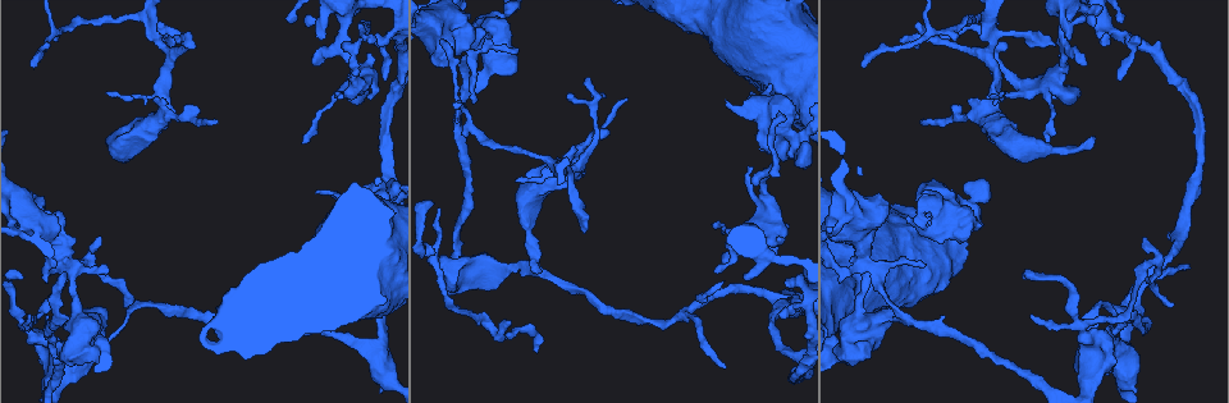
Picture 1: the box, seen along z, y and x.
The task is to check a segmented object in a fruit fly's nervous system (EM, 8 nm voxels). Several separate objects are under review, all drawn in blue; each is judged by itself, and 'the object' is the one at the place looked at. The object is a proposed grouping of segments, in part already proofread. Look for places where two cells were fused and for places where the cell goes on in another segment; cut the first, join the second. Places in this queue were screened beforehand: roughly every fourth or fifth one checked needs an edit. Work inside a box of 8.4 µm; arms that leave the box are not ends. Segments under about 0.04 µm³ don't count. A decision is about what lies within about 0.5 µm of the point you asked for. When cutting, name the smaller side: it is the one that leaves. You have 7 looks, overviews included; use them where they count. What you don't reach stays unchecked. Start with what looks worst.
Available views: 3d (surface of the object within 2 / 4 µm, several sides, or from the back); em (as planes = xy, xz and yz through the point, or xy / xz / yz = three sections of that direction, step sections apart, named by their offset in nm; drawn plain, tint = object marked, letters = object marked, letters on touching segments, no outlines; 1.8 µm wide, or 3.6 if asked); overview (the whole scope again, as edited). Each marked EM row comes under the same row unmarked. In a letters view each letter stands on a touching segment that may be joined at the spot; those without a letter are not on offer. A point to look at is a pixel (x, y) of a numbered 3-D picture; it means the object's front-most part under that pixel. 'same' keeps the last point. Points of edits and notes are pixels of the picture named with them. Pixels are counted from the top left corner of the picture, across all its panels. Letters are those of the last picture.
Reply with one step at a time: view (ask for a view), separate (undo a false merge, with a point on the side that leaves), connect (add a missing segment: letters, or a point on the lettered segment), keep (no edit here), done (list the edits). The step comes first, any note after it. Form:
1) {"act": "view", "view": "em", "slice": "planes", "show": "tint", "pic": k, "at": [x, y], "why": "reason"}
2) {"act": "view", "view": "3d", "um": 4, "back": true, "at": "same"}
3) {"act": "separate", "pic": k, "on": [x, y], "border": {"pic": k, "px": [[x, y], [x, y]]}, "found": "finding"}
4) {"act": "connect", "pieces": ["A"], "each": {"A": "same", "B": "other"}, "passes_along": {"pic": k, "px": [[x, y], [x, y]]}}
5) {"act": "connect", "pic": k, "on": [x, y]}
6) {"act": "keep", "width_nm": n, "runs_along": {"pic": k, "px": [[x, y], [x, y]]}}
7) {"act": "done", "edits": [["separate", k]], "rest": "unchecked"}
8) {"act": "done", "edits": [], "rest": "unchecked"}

{"act": "view", "view": "em", "slice": "xz", "step": 4, "show": "tint", "pic": 1, "at": [864, 250], "why": "sudden change in width"}

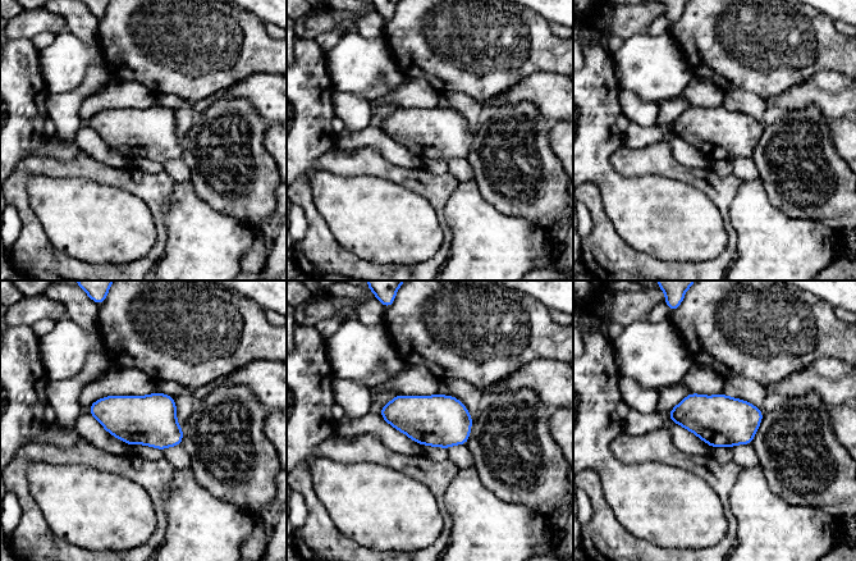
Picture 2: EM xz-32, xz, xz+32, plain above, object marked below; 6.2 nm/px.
{"act": "view", "view": "em", "slice": "planes", "show": "tint", "at": "same"}

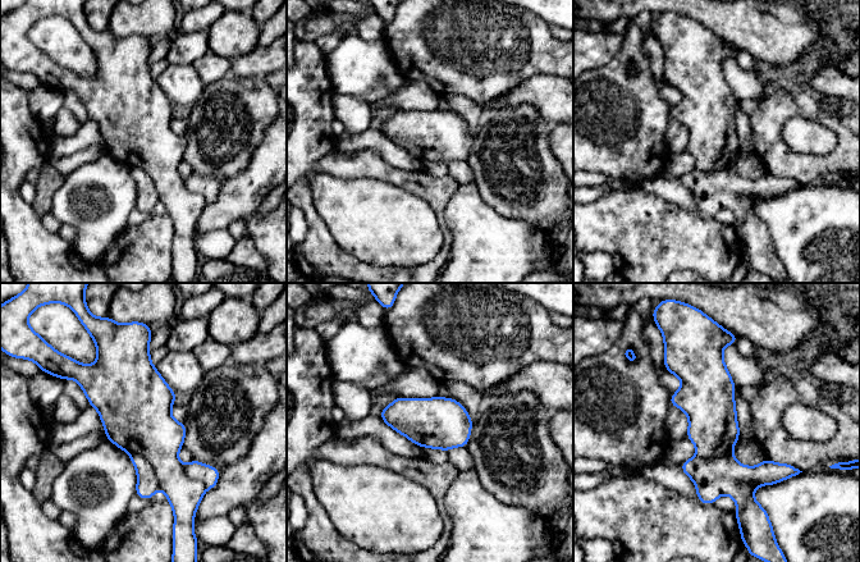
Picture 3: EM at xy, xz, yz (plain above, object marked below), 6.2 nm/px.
{"act": "view", "view": "em", "slice": "planes", "show": "letters", "at": "same", "why": "what lies round it"}

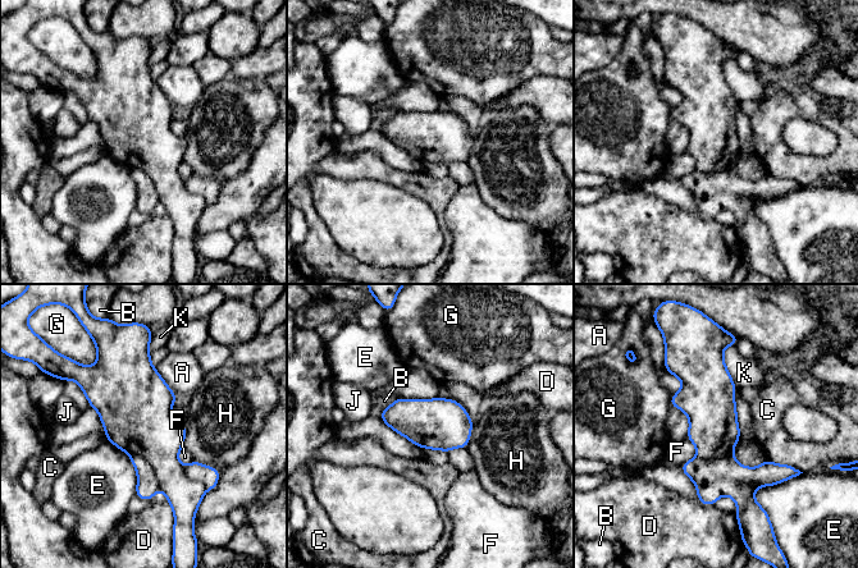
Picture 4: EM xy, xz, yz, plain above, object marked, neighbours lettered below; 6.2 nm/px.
{"act": "separate", "pic": 4, "on": [146, 429], "width_nm": 320, "longest_contact_nm": ["E", 400], "each": {"A": "other", "B": "other", "C": "other", "D": "other", "E": "other", "F": "other", "G": "other", "H": "other", "J": "other", "K": "other"}, "found": "two cells meet here"}

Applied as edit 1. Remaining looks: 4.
{"act": "view", "view": "overview"}

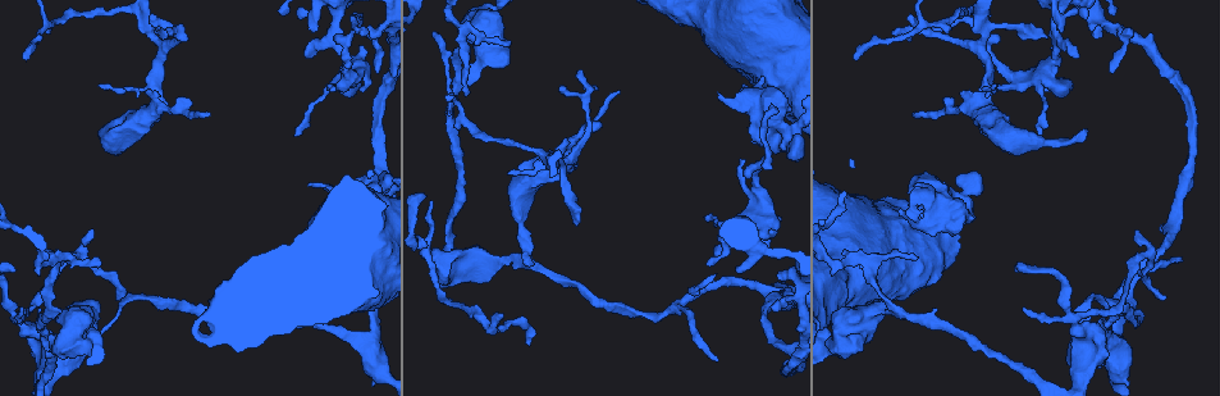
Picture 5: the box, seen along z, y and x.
{"act": "view", "view": "em", "slice": "xy", "step": 8, "show": "tint", "pic": 5, "at": [1055, 59], "why": "sharp bend"}

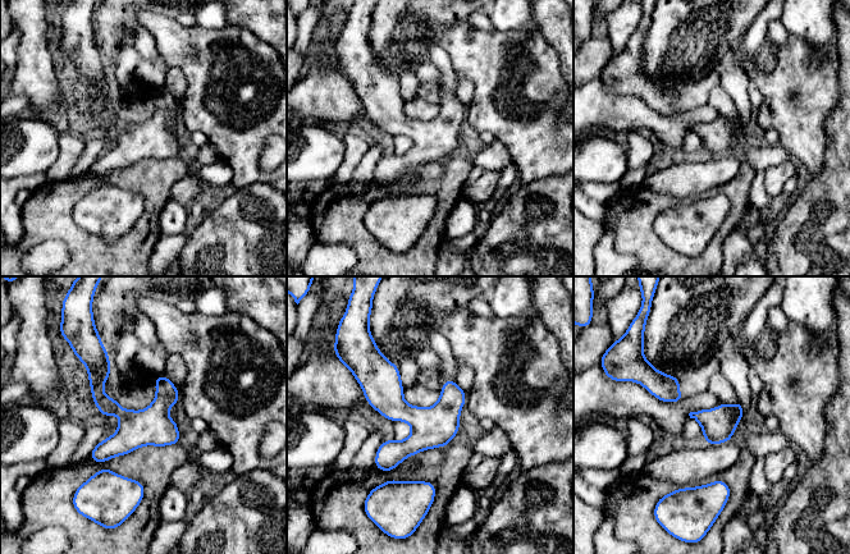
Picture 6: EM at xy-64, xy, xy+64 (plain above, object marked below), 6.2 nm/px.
{"act": "view", "view": "em", "slice": "planes", "show": "letters", "at": "same", "why": "cut it another way"}

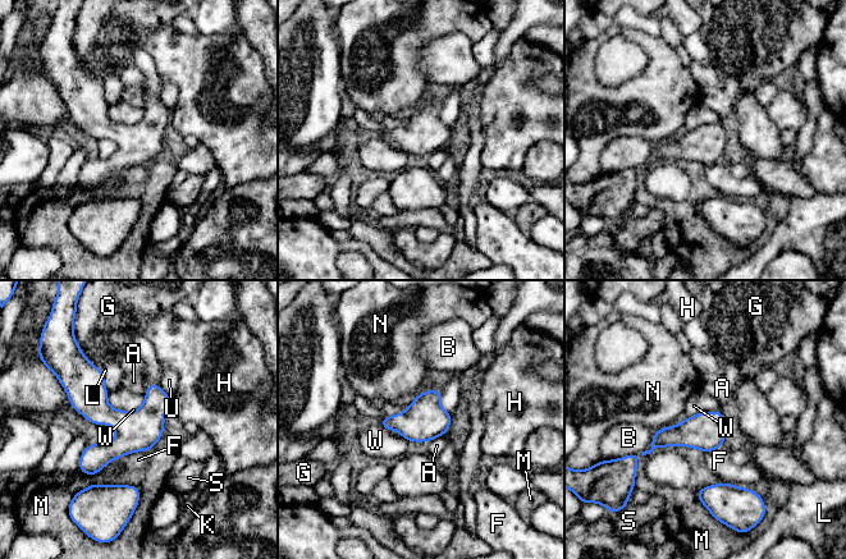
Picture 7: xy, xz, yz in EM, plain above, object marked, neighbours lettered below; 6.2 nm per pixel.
{"act": "keep", "each": {"A": "other", "B": "other", "F": "other", "G": "other", "H": "other", "K": "other", "L": "other", "M": "other", "N": "other", "S": "other", "U": "other", "W": "other"}, "runs_along": {"pic": 7, "px": [[69, 384], [104, 415], [158, 435]]}, "found": "one cell here"}

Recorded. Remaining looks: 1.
{"act": "done", "edits": [["separate", 4]], "rest": "unchecked"}

